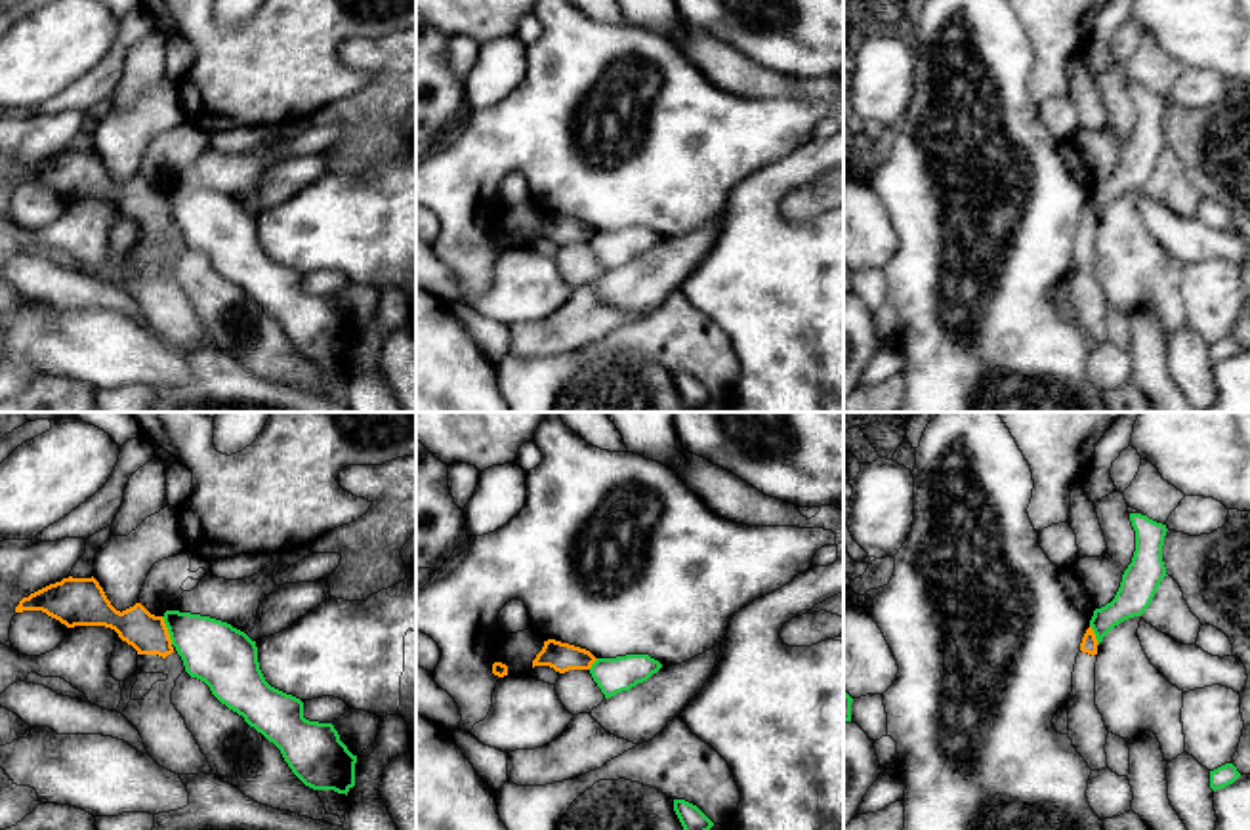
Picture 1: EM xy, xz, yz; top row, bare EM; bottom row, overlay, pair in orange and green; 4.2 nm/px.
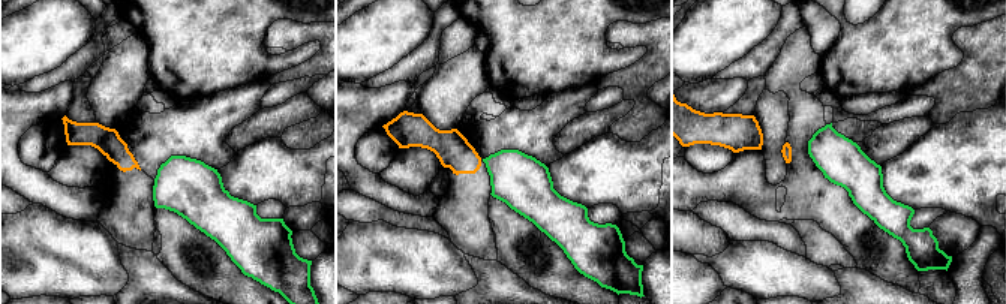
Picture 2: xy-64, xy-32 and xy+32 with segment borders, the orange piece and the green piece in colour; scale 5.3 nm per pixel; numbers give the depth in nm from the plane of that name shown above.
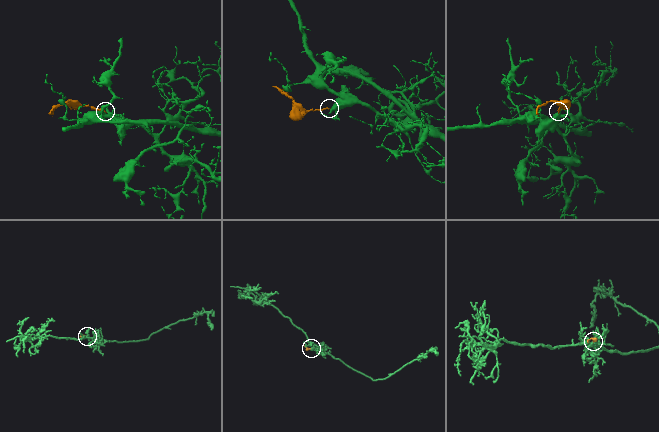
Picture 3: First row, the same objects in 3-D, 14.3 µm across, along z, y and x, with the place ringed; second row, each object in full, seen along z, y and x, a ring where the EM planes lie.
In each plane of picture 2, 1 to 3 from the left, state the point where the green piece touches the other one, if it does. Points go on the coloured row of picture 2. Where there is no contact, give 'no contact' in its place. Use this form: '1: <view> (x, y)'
1: no contact
2: no contact
3: no contact

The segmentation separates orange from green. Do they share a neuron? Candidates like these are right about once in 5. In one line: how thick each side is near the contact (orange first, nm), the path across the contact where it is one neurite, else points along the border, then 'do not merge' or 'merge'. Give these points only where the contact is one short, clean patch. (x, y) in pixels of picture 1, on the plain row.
170 nm thick on the orange side, 260 nm on the other; border along xy (161, 189), (172, 216); do not merge

